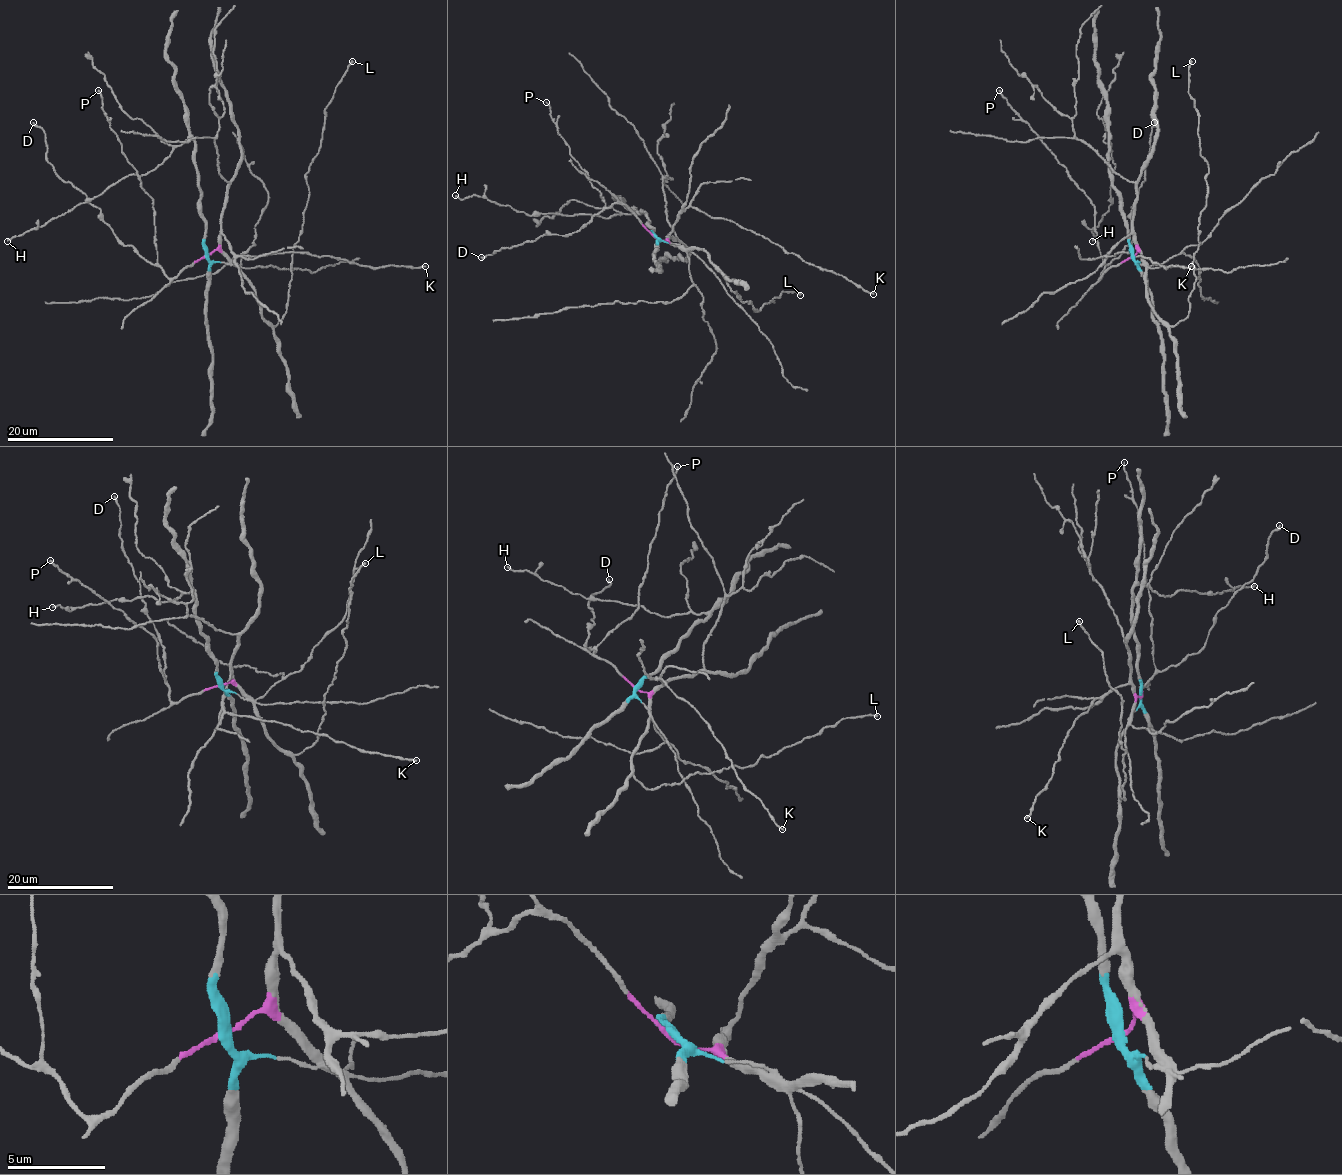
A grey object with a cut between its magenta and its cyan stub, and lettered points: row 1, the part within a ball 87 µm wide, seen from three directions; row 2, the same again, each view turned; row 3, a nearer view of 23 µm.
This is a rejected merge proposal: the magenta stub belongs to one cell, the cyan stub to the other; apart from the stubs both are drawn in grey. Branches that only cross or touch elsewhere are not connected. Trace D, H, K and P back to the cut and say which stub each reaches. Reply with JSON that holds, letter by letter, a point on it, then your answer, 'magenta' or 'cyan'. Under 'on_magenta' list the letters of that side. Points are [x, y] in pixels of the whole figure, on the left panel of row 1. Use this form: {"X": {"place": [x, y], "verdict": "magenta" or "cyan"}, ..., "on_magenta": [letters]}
{"D": {"place": [33, 122], "verdict": "magenta"}, "H": {"place": [7, 241], "verdict": "cyan"}, "K": {"place": [425, 266], "verdict": "magenta"}, "P": {"place": [98, 90], "verdict": "magenta"}, "on_magenta": ["D", "K", "P"]}

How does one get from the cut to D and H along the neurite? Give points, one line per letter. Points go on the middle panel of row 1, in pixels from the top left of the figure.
D: (655, 236), (624, 204), (617, 203), (567, 235), (542, 235), (481, 257)
H: (655, 236), (643, 212), (613, 213), (604, 219), (592, 215), (531, 215), (477, 195), (460, 199), (456, 195)

